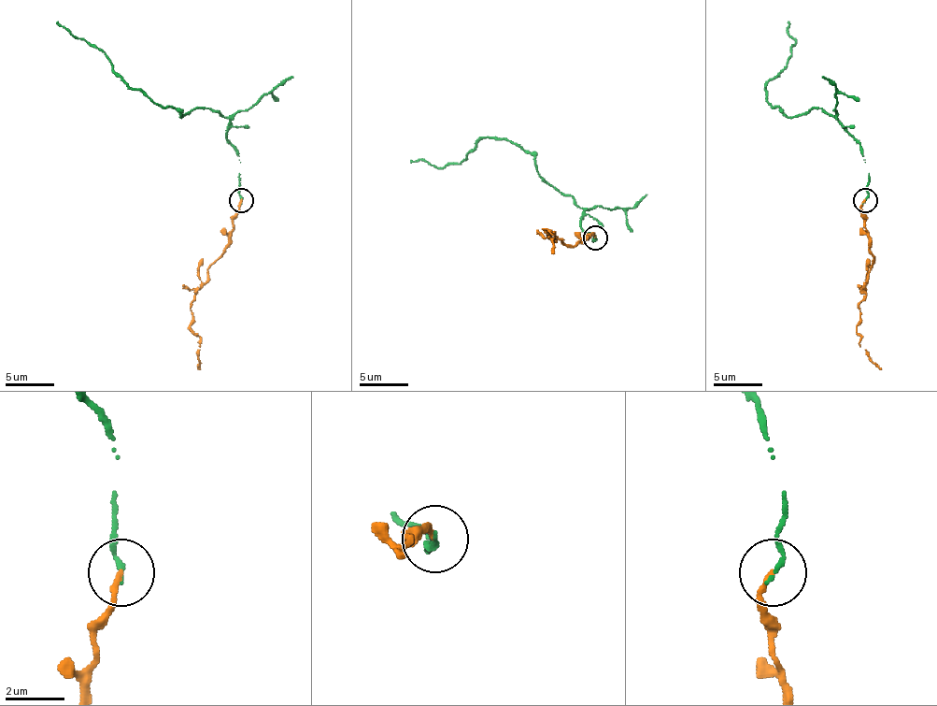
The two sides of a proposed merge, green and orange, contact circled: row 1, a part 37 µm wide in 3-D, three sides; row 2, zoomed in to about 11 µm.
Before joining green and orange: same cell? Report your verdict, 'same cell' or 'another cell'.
same cell

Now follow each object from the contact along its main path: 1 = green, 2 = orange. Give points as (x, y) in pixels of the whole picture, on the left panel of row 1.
1: (241, 200), (229, 120), (199, 108), (182, 117), (152, 103), (57, 21)
2: (241, 200), (226, 250), (190, 306), (191, 330), (199, 338), (197, 369)

